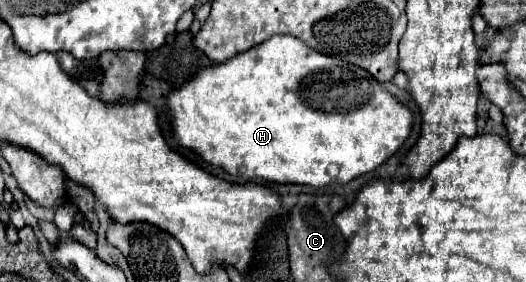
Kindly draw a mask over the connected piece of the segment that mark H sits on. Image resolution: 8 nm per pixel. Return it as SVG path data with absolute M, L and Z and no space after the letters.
M276 34L226 62L200 68L188 82L168 94L166 106L178 146L196 152L204 162L222 168L232 178L264 178L278 184L326 186L332 182L332 164L338 166L336 180L346 184L376 170L412 132L412 112L366 70L322 54L286 34Z

